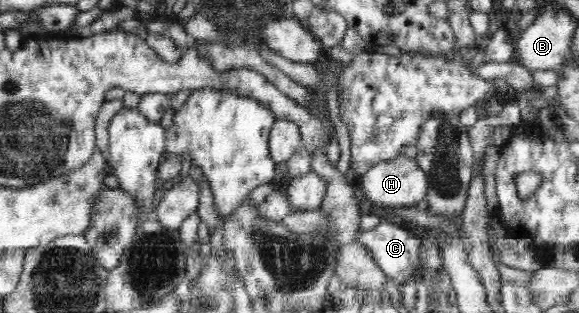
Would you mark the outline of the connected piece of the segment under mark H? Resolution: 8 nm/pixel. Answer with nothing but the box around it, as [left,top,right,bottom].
[358,155,428,209]

